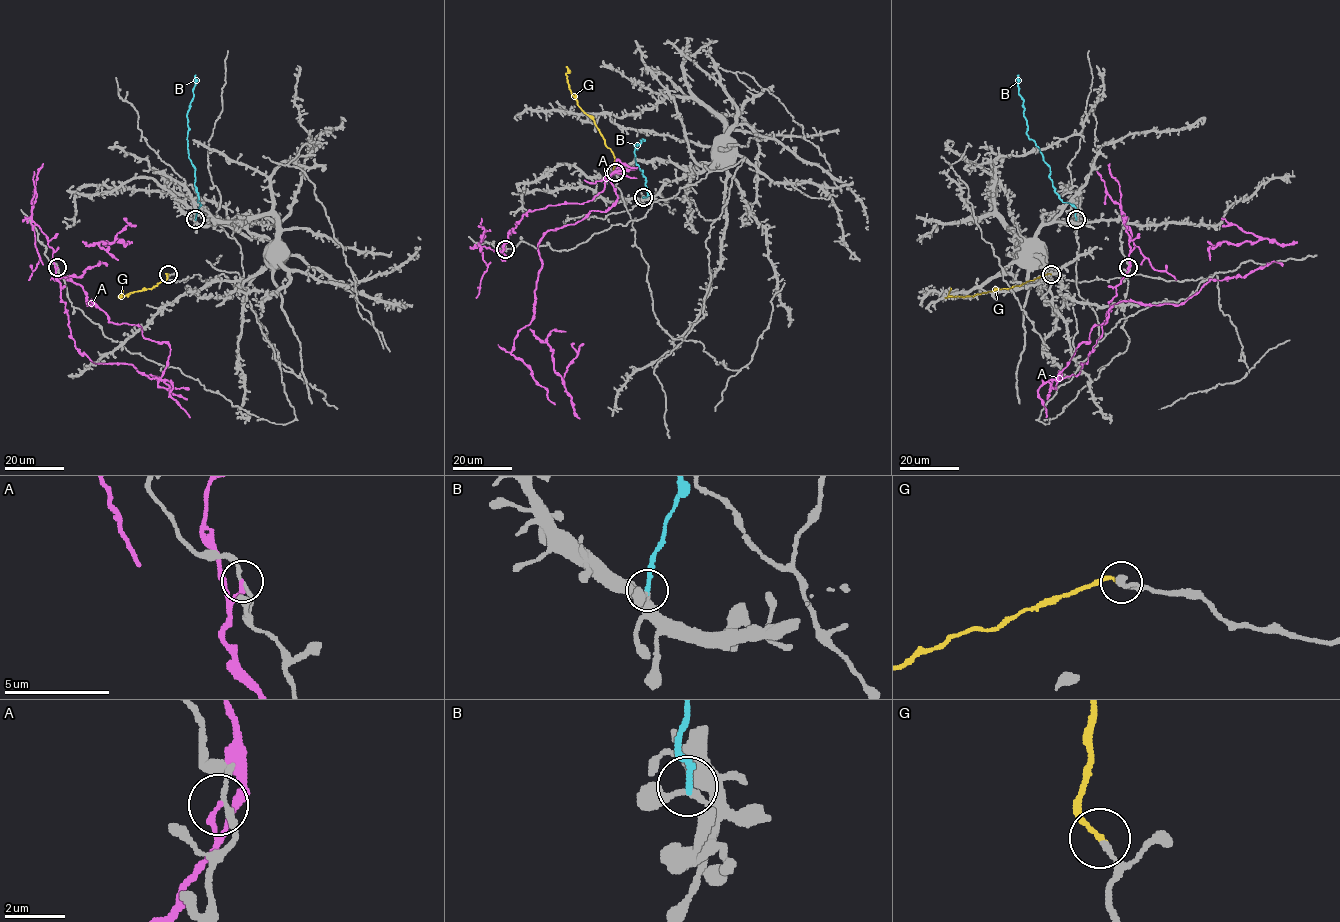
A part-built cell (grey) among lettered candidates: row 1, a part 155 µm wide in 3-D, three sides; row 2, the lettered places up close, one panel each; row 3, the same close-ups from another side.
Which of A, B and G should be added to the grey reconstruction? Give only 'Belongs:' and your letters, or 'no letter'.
Belongs: G

